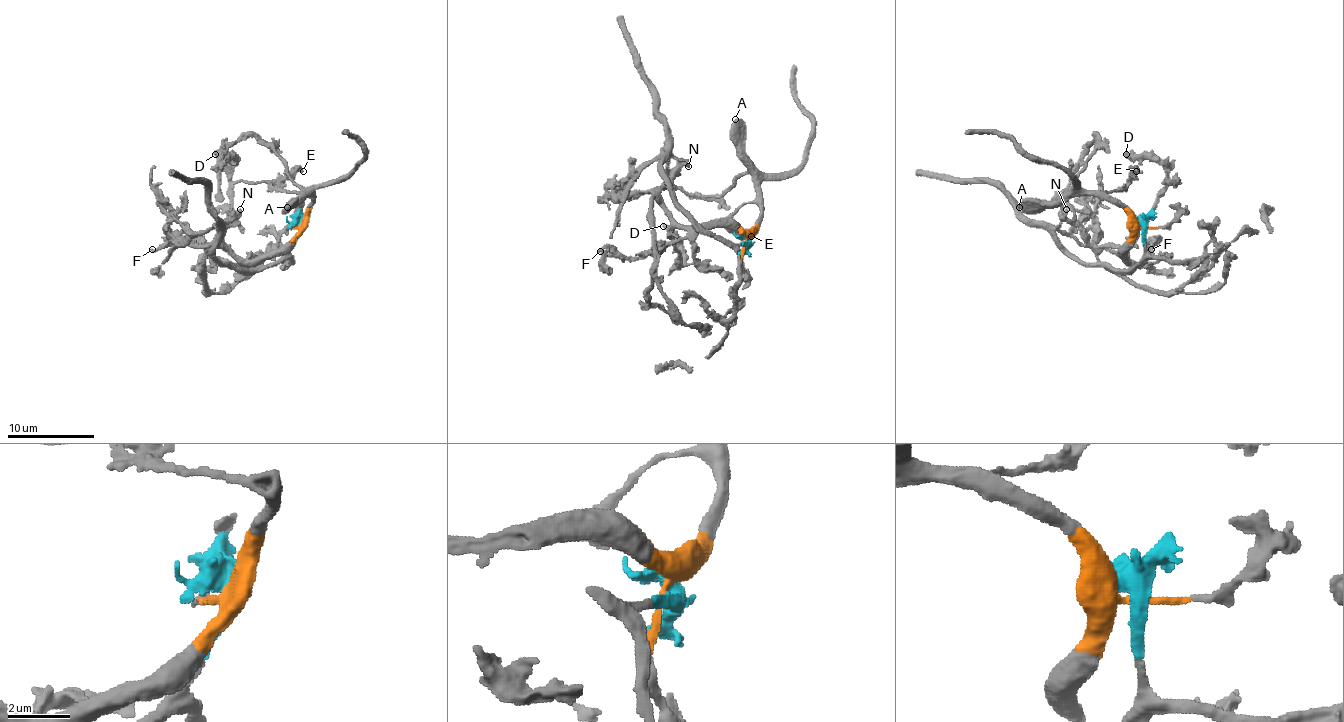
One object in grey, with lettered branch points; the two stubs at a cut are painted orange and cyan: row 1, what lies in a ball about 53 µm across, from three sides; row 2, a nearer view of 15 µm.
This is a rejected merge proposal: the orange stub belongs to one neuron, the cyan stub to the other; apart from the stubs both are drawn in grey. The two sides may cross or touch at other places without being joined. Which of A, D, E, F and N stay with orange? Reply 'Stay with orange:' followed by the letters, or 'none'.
Stay with orange: A, D, E, F, N

